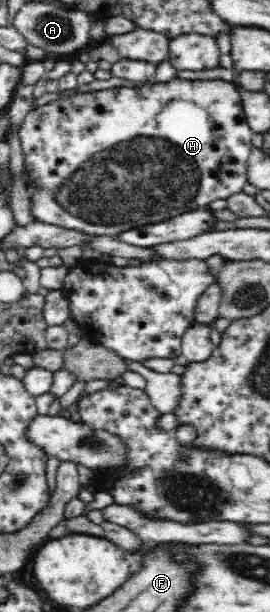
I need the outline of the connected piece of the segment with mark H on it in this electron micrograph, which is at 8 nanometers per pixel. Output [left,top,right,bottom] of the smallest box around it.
[17,78,254,236]

